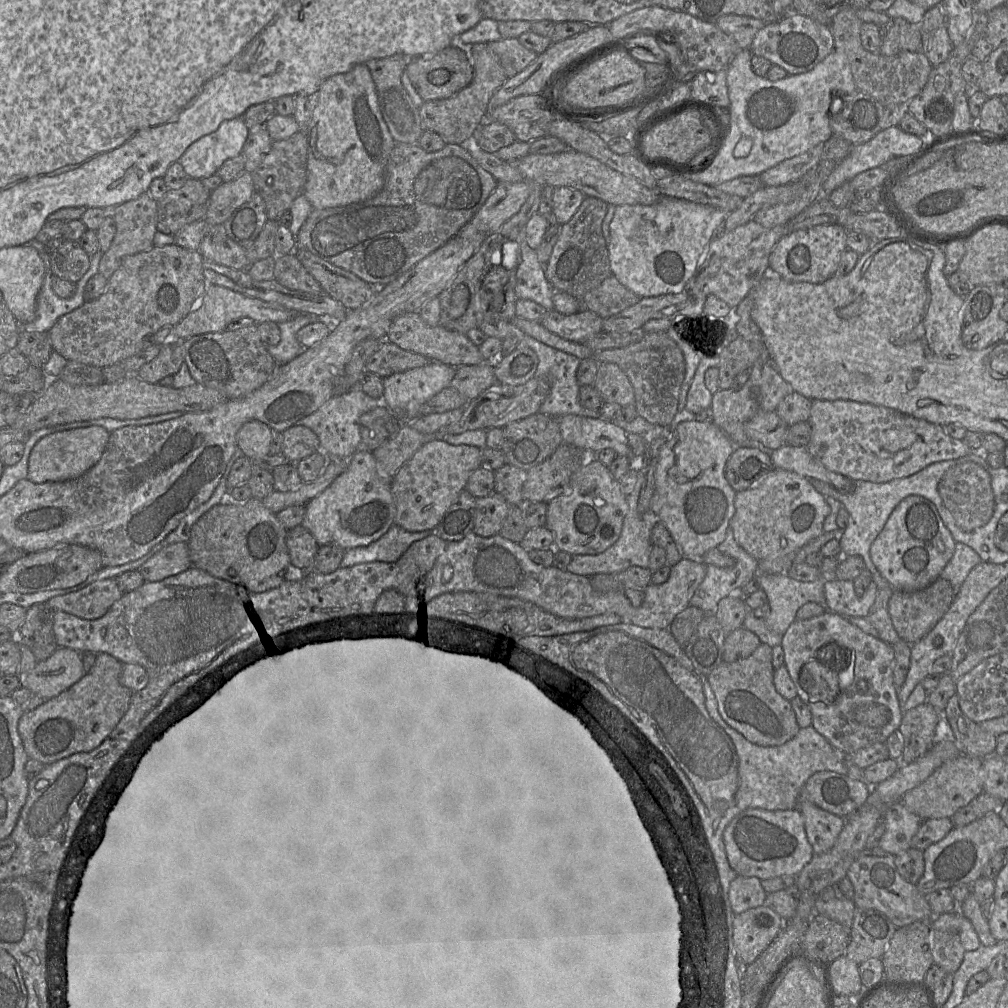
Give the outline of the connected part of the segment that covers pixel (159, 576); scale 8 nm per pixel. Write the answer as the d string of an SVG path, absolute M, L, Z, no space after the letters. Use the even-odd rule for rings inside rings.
M177 542L157 552L138 570L145 582L161 581L192 566L188 544Z

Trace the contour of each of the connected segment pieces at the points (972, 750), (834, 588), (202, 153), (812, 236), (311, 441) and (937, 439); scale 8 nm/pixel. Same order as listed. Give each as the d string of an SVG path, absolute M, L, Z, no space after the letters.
M957 694L947 702L943 711L954 735L954 742L961 754L984 759L996 748L996 736L984 731L980 725L969 719L959 706Z
M830 580L824 586L827 607L843 617L867 617L877 591L873 581L860 597L855 594L853 580Z
M243 117L225 120L214 132L192 143L178 161L189 178L213 175L227 159L242 154L249 132Z
M817 225L811 228L793 231L783 236L769 256L769 267L782 279L791 282L822 283L835 275L842 253L847 249L847 230L841 225Z
M294 424L283 432L282 454L289 463L297 463L319 451L319 439L308 427Z
M812 400L812 408L810 412L809 423L811 424L812 427L811 440L807 446L810 455L813 458L815 458L818 462L820 462L829 471L843 475L852 481L869 481L873 483L885 483L894 479L911 476L919 472L920 470L924 469L925 467L929 466L930 464L936 462L954 460L966 456L971 452L979 452L979 451L972 451L964 440L954 439L951 436L949 436L945 432L944 426L932 424L925 420L917 419L915 417L906 415L891 408L873 405L869 403L860 403L851 400L835 400L835 401Z

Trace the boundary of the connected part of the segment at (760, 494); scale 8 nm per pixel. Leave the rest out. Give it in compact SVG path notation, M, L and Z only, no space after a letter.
M776 468L756 485L736 492L734 507L735 512L728 527L733 530L737 544L757 560L774 559L796 553L802 546L823 533L823 522L831 513L825 497L814 488L808 478Z

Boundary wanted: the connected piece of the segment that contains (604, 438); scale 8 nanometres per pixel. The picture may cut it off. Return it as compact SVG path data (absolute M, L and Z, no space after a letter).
M571 414L555 418L563 443L587 453L613 449L617 455L631 457L627 433L616 423Z

